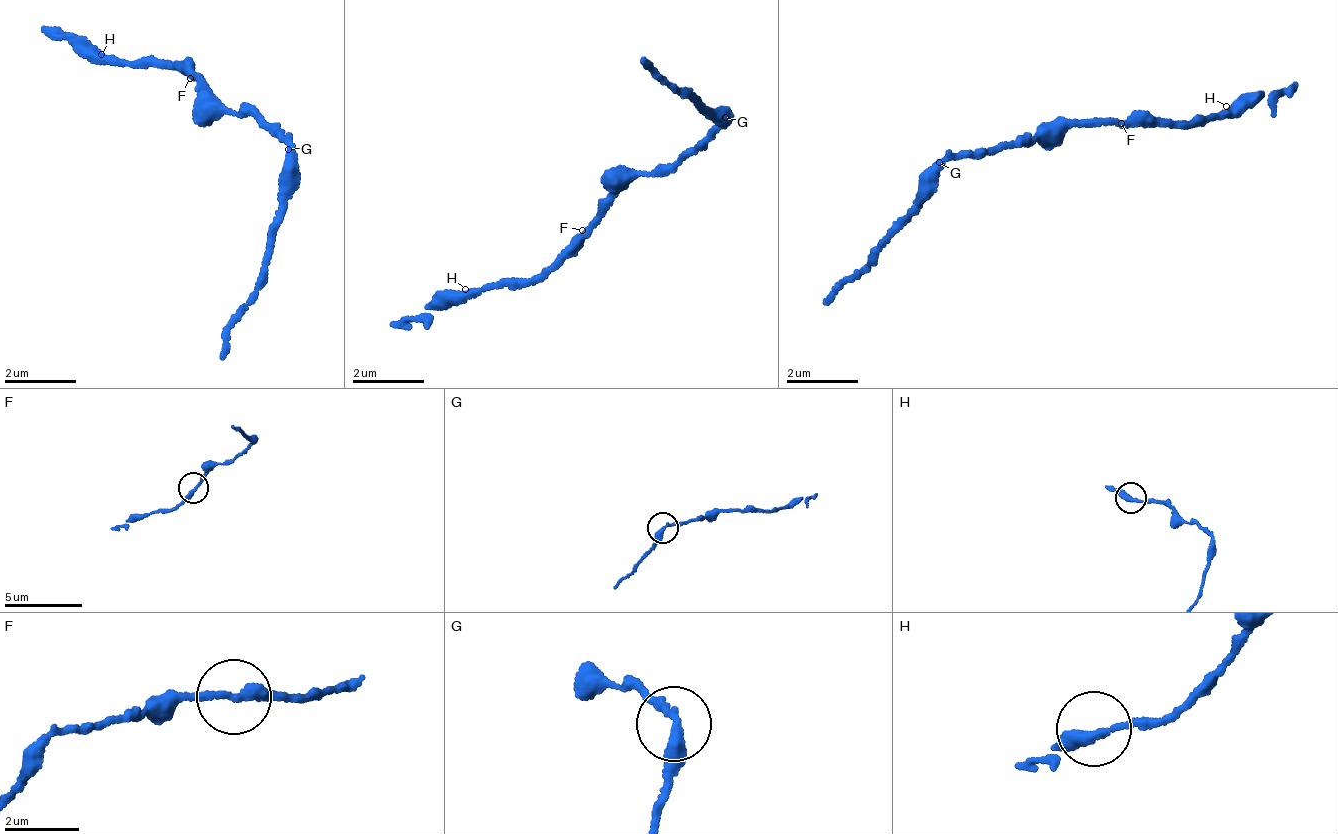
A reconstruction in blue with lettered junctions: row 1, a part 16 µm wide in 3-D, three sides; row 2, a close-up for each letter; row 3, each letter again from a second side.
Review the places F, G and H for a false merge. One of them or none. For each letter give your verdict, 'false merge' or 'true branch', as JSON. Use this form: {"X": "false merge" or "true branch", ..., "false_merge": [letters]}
{"F": "true branch", "G": "false merge", "H": "true branch", "false_merge": ["G"]}

